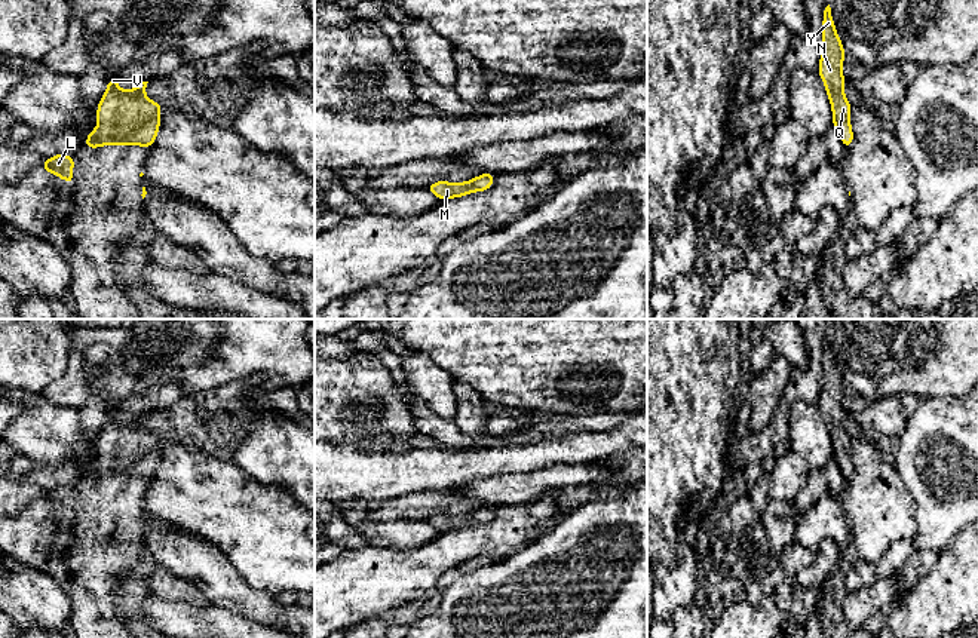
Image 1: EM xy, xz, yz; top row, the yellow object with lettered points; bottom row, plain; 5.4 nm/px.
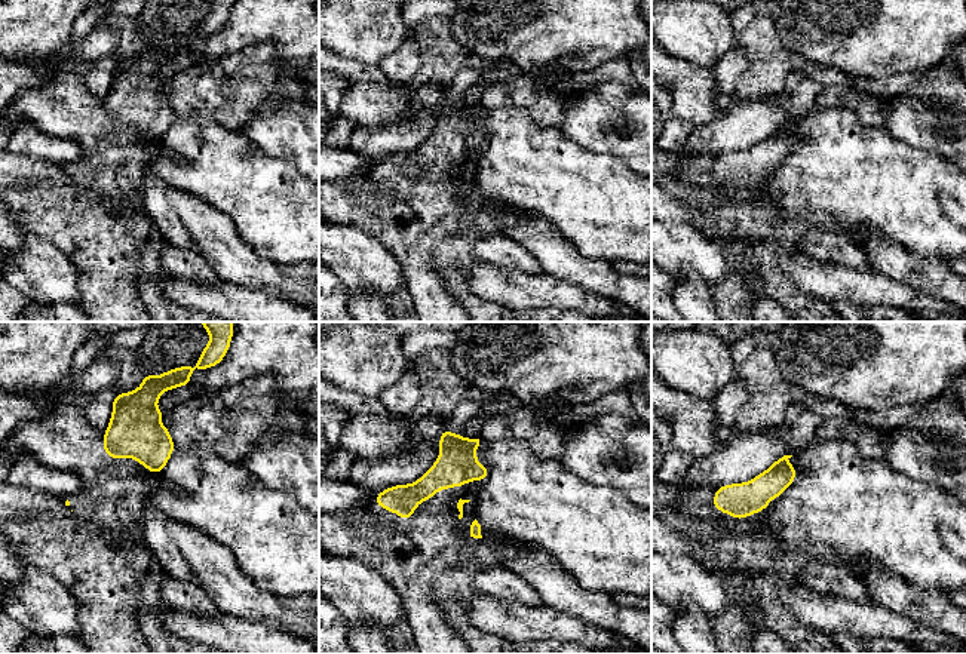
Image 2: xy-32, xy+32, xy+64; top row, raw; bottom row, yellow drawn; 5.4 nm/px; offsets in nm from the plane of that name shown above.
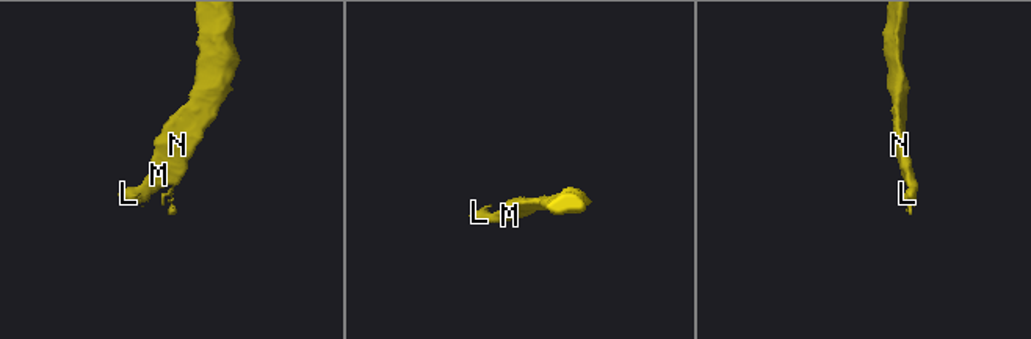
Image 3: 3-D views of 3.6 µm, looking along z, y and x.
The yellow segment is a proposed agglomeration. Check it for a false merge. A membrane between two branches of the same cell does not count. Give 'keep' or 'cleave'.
keep

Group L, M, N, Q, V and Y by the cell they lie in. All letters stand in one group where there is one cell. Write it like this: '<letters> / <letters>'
L M N Q V Y

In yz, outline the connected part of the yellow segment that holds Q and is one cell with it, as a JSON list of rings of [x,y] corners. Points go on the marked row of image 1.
[[[830,4],[824,10],[822,21],[824,46],[818,73],[824,80],[827,95],[833,110],[833,126],[838,131],[844,148],[853,142],[853,131],[850,128],[850,102],[844,98],[844,77],[841,73],[844,49],[837,36],[836,25],[831,16]]]

